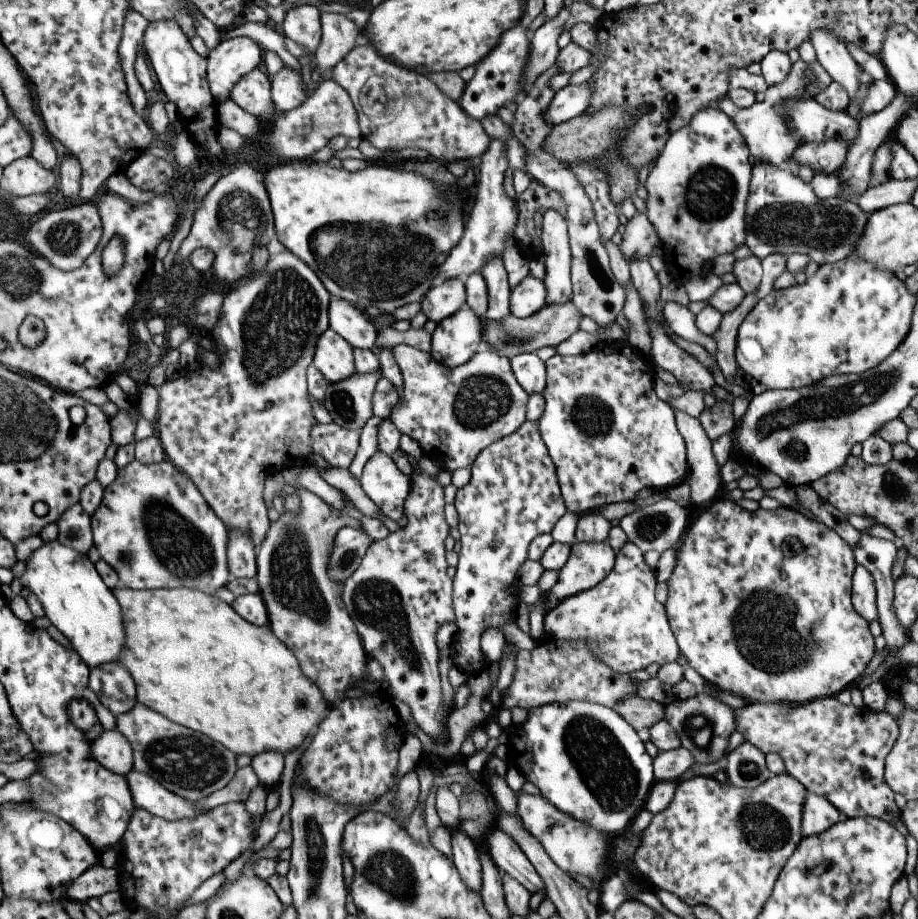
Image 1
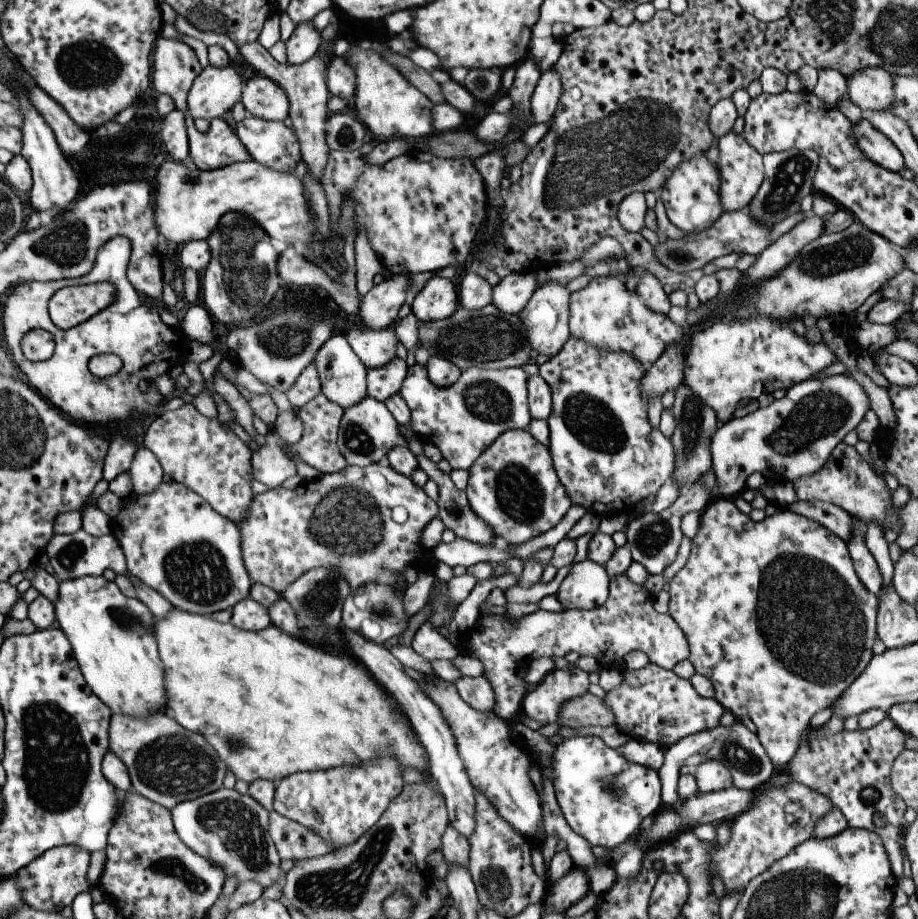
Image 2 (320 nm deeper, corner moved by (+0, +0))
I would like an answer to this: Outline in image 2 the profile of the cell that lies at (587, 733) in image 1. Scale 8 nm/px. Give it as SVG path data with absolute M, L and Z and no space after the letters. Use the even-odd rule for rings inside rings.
M571 737L554 746L550 759L551 782L554 795L569 828L584 838L590 846L606 849L619 847L635 831L645 816L654 815L662 808L661 778L658 771L625 760L615 749L607 747L599 737Z

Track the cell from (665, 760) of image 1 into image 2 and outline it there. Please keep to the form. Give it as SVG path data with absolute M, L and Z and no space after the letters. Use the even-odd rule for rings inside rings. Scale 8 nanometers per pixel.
M629 739L624 744L614 748L616 752L629 762L647 767L648 769L659 770L663 766L663 748L653 743Z

